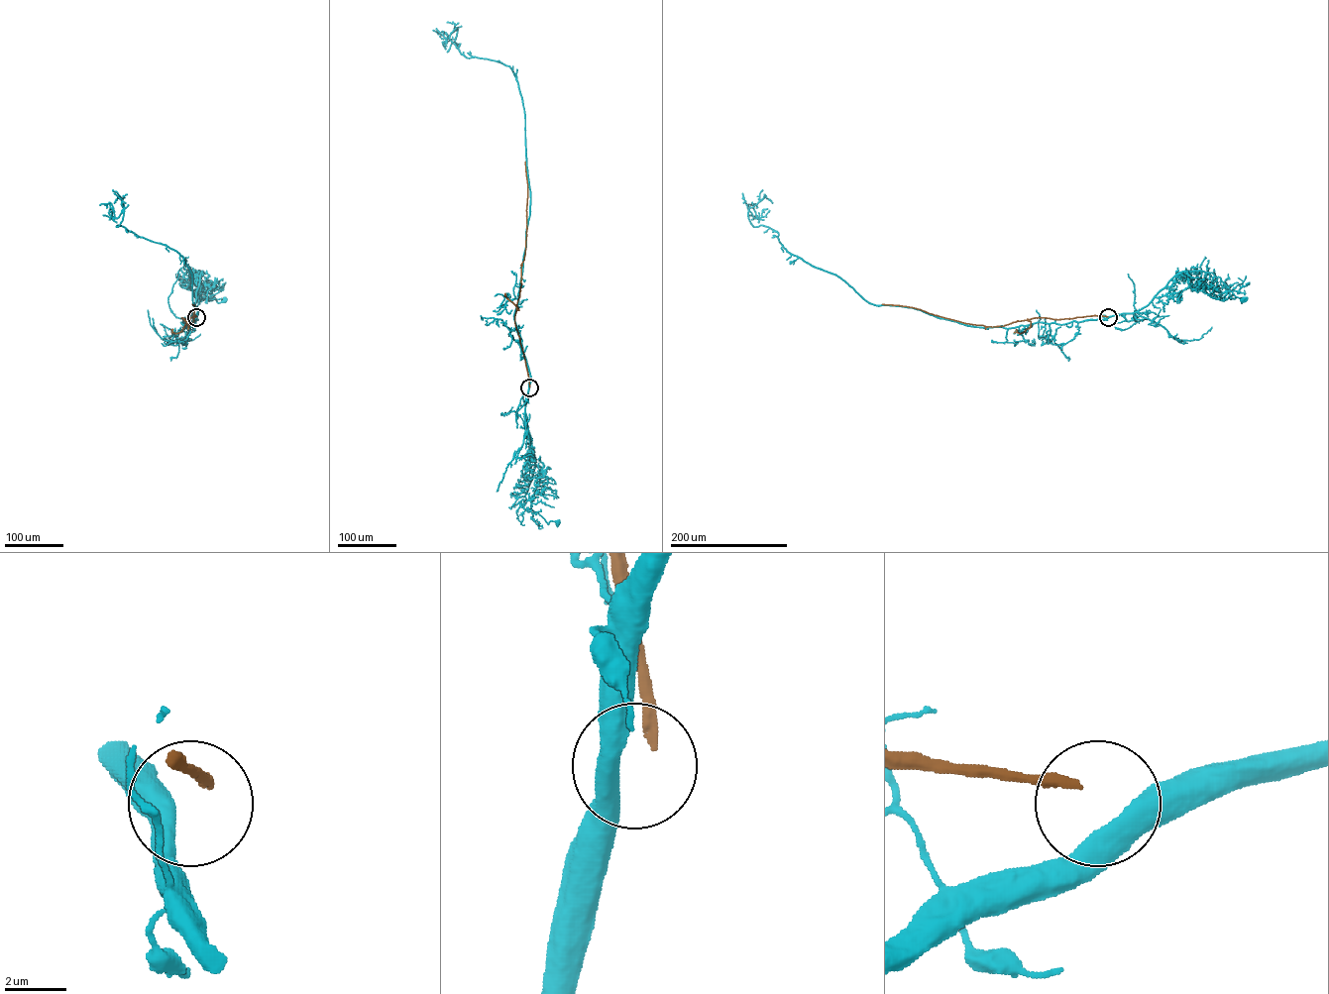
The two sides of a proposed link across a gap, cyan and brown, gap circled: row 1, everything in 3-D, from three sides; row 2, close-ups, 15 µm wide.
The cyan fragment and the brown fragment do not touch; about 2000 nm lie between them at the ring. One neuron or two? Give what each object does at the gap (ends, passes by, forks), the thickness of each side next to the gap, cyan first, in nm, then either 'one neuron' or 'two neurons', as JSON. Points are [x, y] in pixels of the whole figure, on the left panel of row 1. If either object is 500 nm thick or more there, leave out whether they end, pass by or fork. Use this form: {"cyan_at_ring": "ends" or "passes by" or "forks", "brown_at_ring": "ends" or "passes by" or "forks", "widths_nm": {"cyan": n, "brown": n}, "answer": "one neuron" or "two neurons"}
{"widths_nm": {"cyan": 500, "brown": 280}, "answer": "two neurons"}

